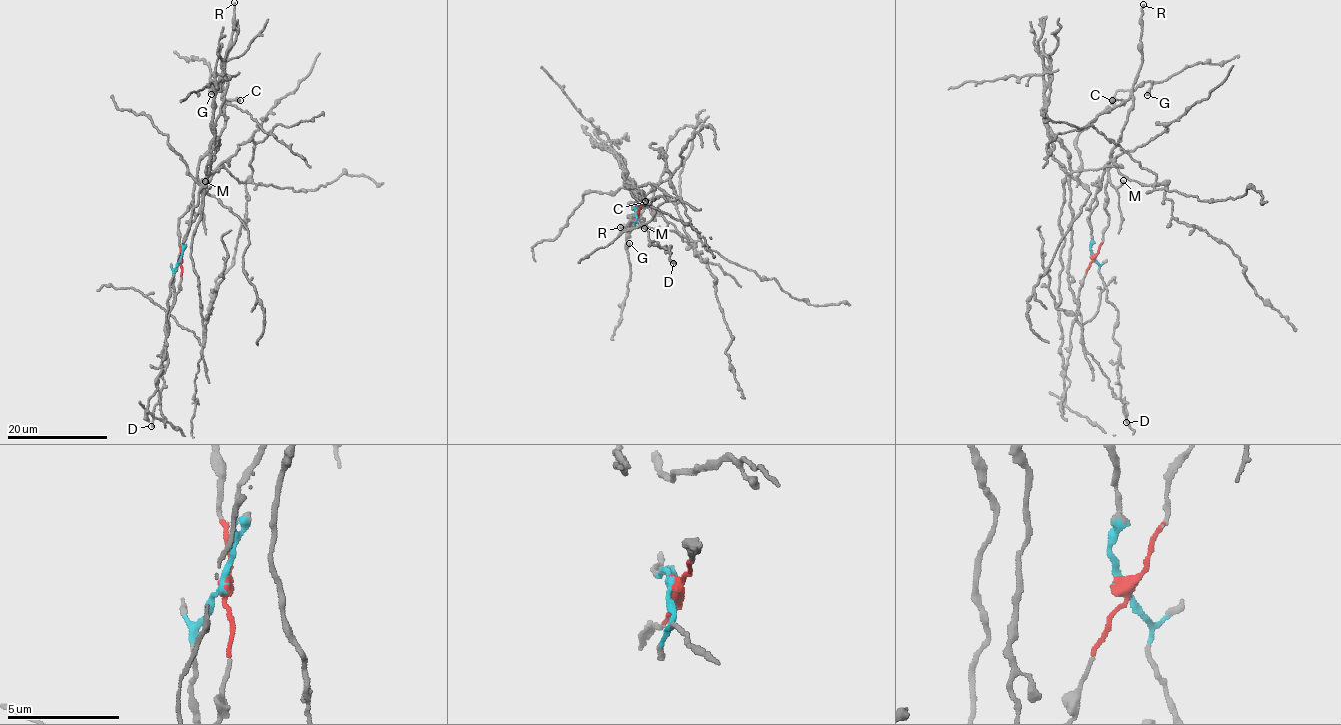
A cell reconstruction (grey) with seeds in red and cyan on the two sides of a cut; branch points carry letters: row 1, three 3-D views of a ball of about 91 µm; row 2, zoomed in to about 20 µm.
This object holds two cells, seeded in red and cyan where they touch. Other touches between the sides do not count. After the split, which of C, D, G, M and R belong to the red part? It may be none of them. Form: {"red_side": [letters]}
{"red_side": ["C", "G", "M", "R"]}

